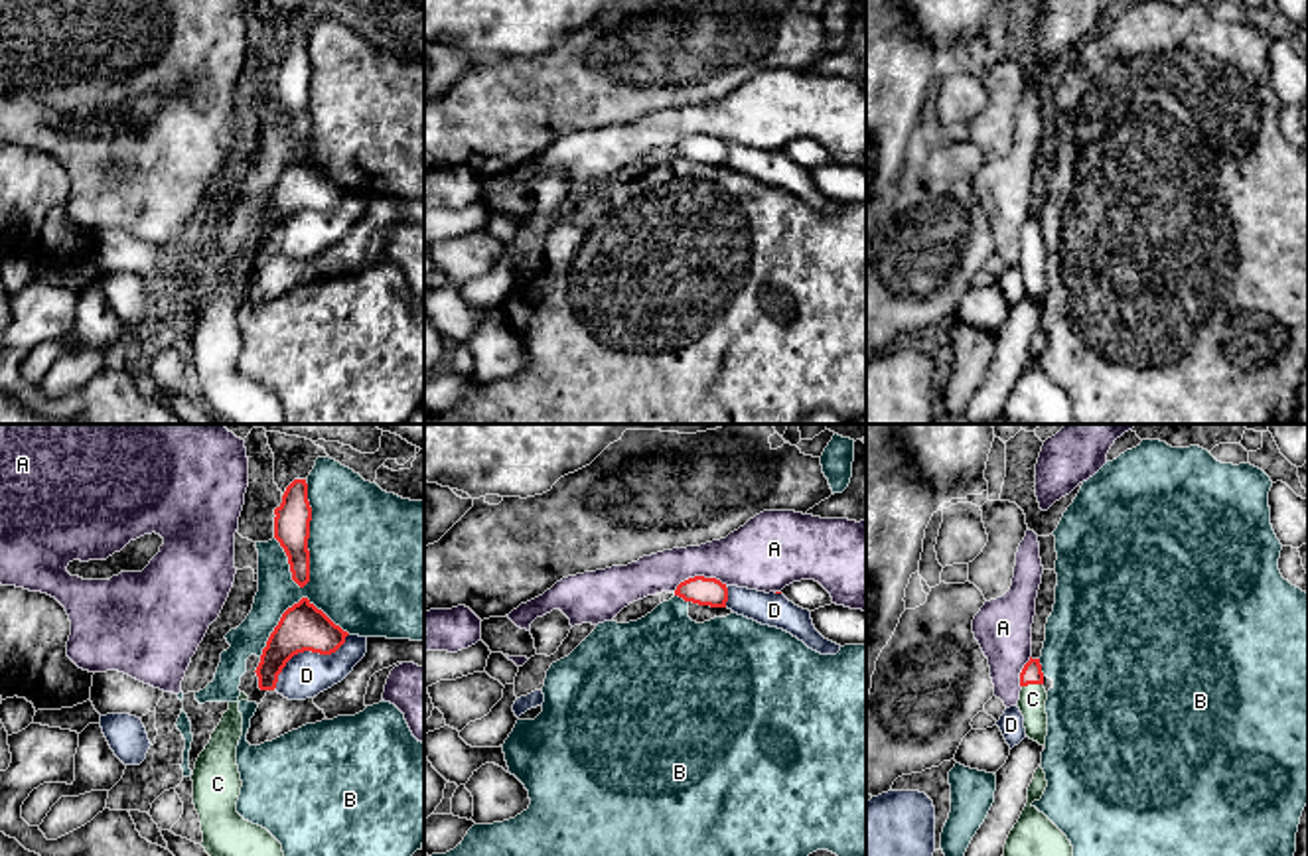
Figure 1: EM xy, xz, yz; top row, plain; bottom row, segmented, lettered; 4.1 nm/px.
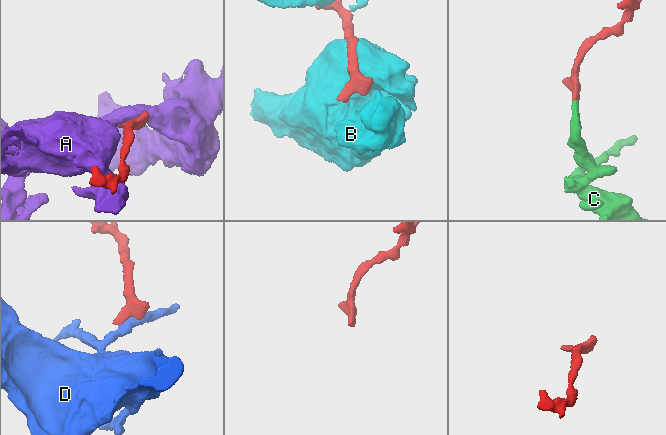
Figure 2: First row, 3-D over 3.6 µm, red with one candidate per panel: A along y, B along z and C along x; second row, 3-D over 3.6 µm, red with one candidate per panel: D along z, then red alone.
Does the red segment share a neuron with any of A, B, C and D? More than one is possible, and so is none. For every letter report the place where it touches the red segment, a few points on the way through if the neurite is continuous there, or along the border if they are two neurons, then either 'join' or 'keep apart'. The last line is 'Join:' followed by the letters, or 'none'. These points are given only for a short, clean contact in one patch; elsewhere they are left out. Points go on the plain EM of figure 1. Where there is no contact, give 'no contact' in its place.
A: contact xz (699, 135); keep apart
B: contact xy (308, 93); keep apart
C: contact yz (1032, 241); way yz (1032, 231), (1032, 241), (1032, 257); join
D: contact xy (306, 208); border xy (348, 192), (330, 212), (298, 210), (287, 221), (273, 247); keep apart
Join: C

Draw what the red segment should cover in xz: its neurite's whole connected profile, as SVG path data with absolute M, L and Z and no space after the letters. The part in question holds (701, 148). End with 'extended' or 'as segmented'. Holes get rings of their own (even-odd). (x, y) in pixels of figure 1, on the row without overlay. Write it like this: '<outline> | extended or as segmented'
M694 134L681 140L675 154L698 164L726 166L728 146L716 136Z | as segmented

